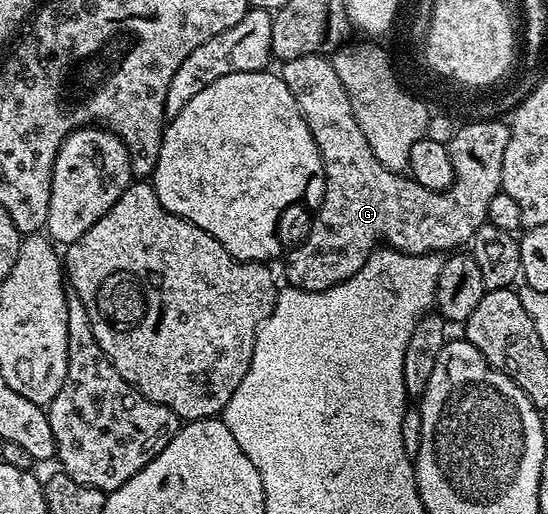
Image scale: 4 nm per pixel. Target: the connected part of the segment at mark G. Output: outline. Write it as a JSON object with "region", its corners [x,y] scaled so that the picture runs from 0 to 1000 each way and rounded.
{"region":[[[558,105],[551,113],[516,119],[509,130],[507,146],[522,160],[529,183],[536,183],[536,198],[544,198],[544,214],[580,284],[591,325],[591,383],[575,407],[577,422],[562,444],[562,461],[527,494],[518,514],[524,551],[531,558],[586,568],[631,549],[661,525],[664,512],[686,488],[690,471],[761,498],[779,490],[810,494],[859,469],[863,455],[889,430],[894,385],[916,372],[916,307],[923,300],[929,253],[918,232],[863,232],[861,241],[841,239],[816,282],[821,315],[828,315],[828,354],[810,374],[777,370],[777,362],[750,342],[715,335],[682,307],[682,292],[675,292],[675,276],[668,276],[650,235],[631,167],[624,167],[624,152],[617,152],[617,136],[609,136],[597,107]]]}

